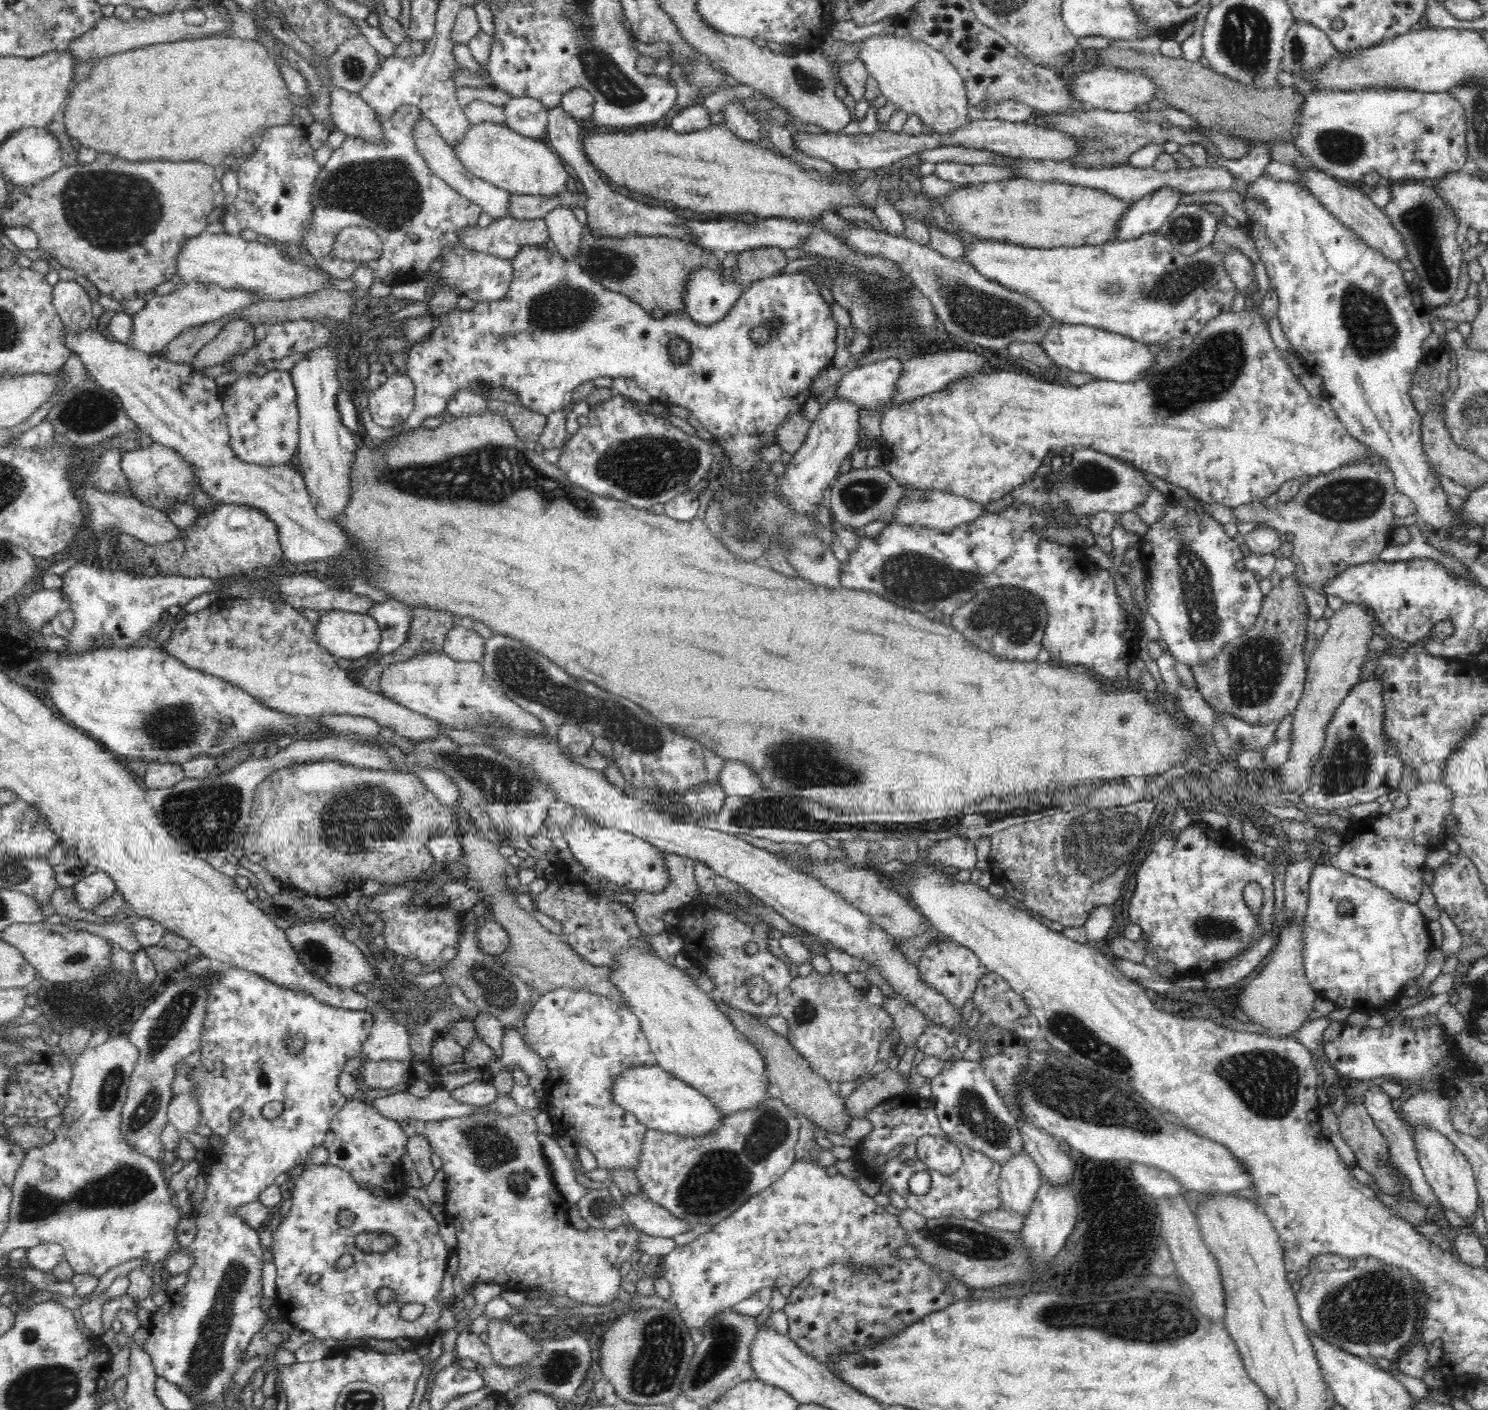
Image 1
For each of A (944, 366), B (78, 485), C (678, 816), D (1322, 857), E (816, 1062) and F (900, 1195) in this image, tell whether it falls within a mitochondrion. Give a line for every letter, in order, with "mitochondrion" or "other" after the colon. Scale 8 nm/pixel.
A: other
B: other
C: other
D: other
E: other
F: other

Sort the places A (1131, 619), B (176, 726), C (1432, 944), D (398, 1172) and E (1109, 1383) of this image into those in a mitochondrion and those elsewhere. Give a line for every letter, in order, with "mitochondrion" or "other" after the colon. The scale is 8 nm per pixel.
A: other
B: mitochondrion
C: other
D: other
E: other

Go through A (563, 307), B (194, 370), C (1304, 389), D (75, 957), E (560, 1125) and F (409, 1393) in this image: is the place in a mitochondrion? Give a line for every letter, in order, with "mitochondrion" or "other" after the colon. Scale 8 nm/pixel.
A: mitochondrion
B: other
C: other
D: mitochondrion
E: other
F: other

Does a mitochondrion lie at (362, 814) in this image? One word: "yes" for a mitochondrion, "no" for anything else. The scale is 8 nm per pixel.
yes

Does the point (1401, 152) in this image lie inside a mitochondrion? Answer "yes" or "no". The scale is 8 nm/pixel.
no

